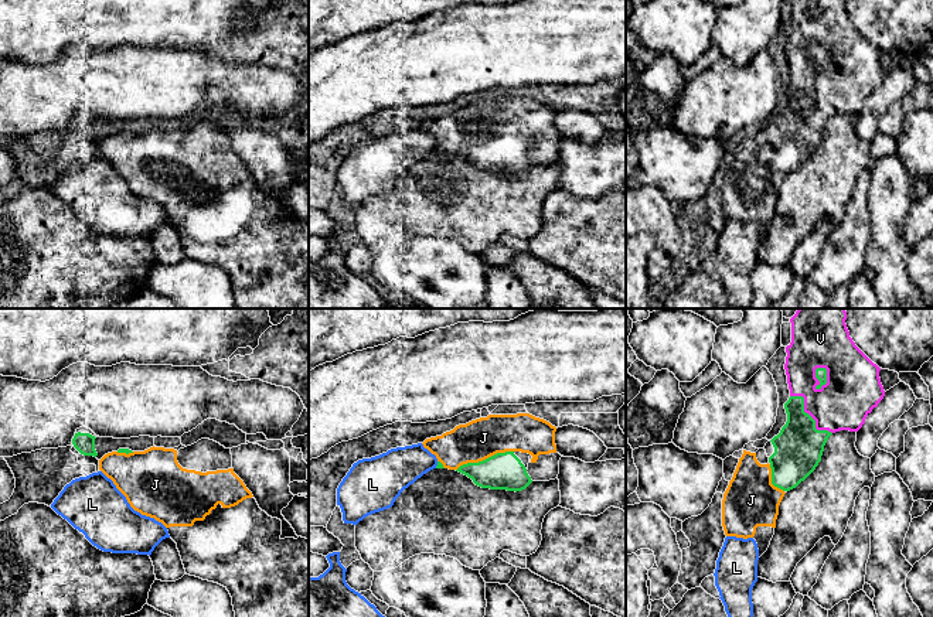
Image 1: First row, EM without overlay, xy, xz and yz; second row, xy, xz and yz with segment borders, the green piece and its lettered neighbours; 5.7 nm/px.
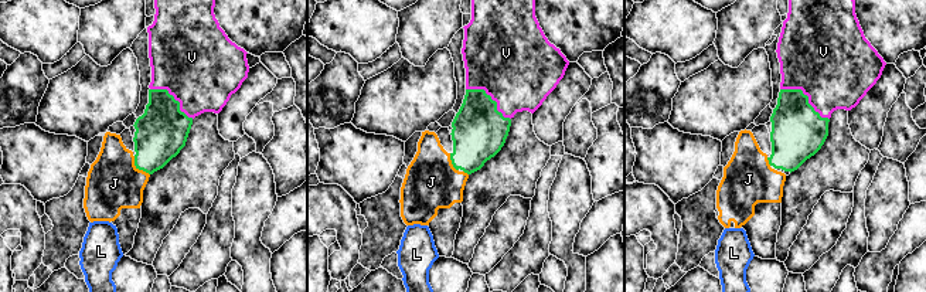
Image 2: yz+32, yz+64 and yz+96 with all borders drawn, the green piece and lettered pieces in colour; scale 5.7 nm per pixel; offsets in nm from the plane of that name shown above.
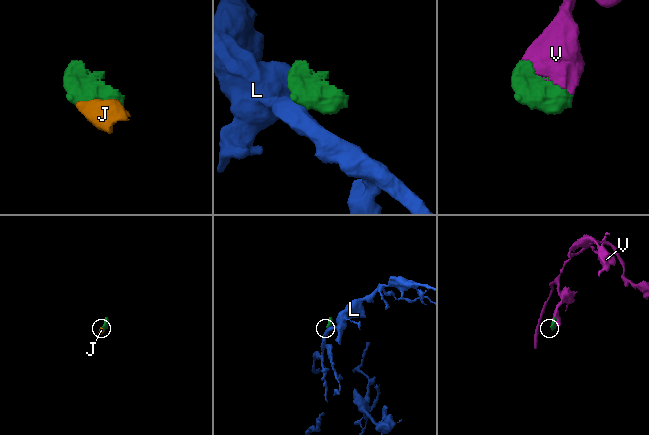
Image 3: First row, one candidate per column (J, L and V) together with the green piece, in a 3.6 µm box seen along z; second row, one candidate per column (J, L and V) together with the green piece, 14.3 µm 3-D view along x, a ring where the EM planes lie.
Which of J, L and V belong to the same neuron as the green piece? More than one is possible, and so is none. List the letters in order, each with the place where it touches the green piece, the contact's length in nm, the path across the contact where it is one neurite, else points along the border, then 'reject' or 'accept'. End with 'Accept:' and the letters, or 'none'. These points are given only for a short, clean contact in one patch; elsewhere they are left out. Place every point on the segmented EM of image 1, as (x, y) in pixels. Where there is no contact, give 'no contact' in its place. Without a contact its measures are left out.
J: meets green in xz at (486, 459); contact 340 nm long; accept
L: meets green in xz at (438, 464); contact 40 nm long; reject
V: meets green in yz at (809, 415); contact 320 nm long; accept
Accept: J, V

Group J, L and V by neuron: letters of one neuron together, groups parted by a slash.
J V / L

